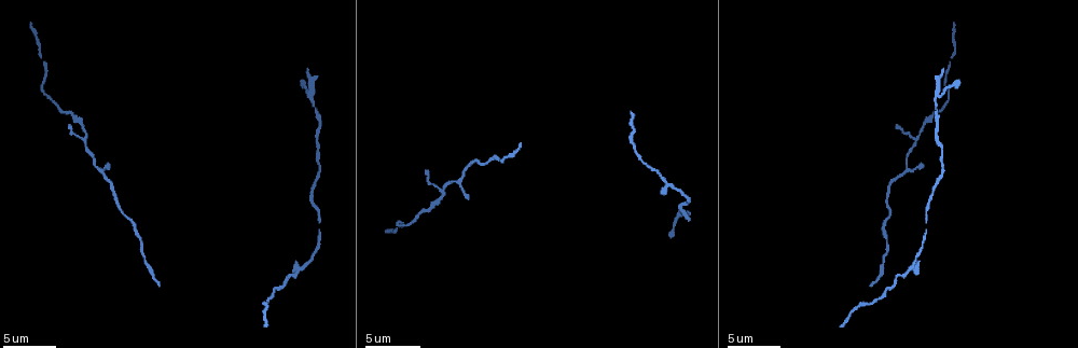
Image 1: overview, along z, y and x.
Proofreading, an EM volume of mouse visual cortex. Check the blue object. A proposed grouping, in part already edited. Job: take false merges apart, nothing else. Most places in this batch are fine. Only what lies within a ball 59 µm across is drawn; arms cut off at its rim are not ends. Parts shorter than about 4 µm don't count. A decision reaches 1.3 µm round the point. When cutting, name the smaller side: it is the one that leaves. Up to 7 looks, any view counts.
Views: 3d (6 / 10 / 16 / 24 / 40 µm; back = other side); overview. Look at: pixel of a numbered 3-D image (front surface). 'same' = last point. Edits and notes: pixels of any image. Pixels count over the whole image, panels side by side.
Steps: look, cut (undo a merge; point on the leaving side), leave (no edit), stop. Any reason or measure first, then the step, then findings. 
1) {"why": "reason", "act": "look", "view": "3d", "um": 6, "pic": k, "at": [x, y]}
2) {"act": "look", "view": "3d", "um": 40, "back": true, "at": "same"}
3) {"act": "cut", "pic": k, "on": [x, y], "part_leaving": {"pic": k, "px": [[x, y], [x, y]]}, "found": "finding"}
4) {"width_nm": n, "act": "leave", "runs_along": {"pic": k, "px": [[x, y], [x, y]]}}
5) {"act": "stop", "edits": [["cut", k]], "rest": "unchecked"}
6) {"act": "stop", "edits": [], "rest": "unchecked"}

{"act": "look", "view": "3d", "um": 10, "pic": 1, "at": [926, 218]}

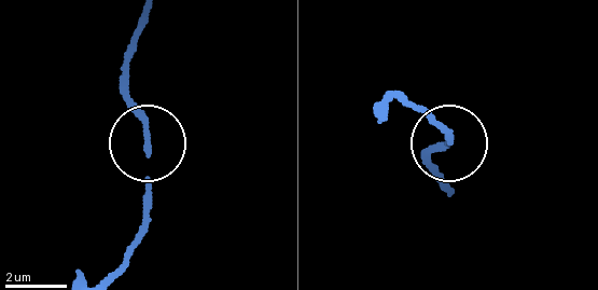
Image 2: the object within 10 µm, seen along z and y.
{"why": "from behind", "act": "look", "view": "3d", "um": 10, "back": true, "pic": 2, "at": [146, 143]}

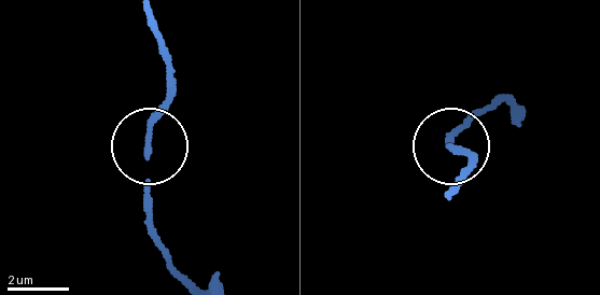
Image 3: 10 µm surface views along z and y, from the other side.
{"width_nm": 210, "act": "leave", "found": "all the same neuron"}

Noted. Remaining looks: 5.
{"why": "thick turns thin", "act": "look", "view": "3d", "um": 16, "pic": 1, "at": [937, 95]}

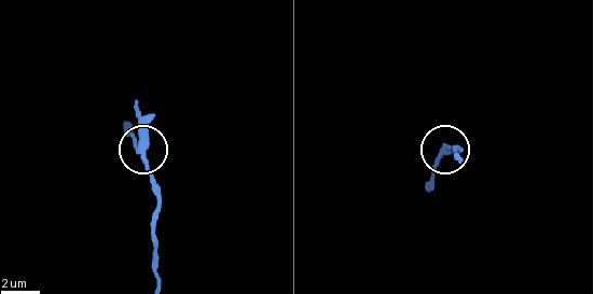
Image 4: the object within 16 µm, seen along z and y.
{"act": "look", "view": "3d", "um": 16, "back": true, "pic": 4, "at": [144, 150]}

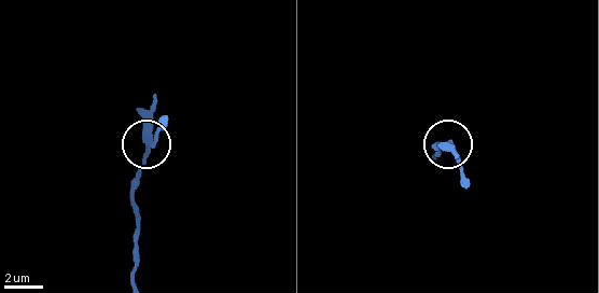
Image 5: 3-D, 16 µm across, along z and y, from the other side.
{"act": "leave", "runs_along": {"pic": 5, "px": [[135, 276], [135, 179], [144, 155], [144, 116], [154, 94]]}, "found": "one neuron here"}

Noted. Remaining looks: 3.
{"why": "calibre changes", "act": "look", "view": "3d", "um": 6, "pic": 1, "at": [310, 262]}

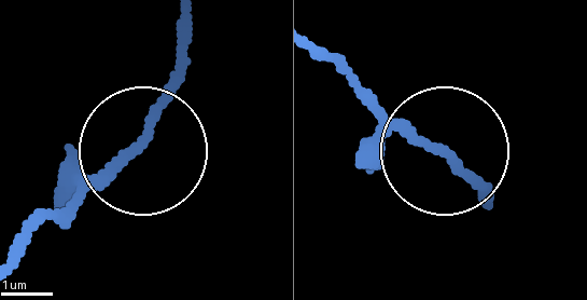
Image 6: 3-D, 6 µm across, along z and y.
{"act": "leave", "found": "one neuron here"}

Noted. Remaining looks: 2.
{"act": "stop", "edits": [], "rest": "unchecked"}

